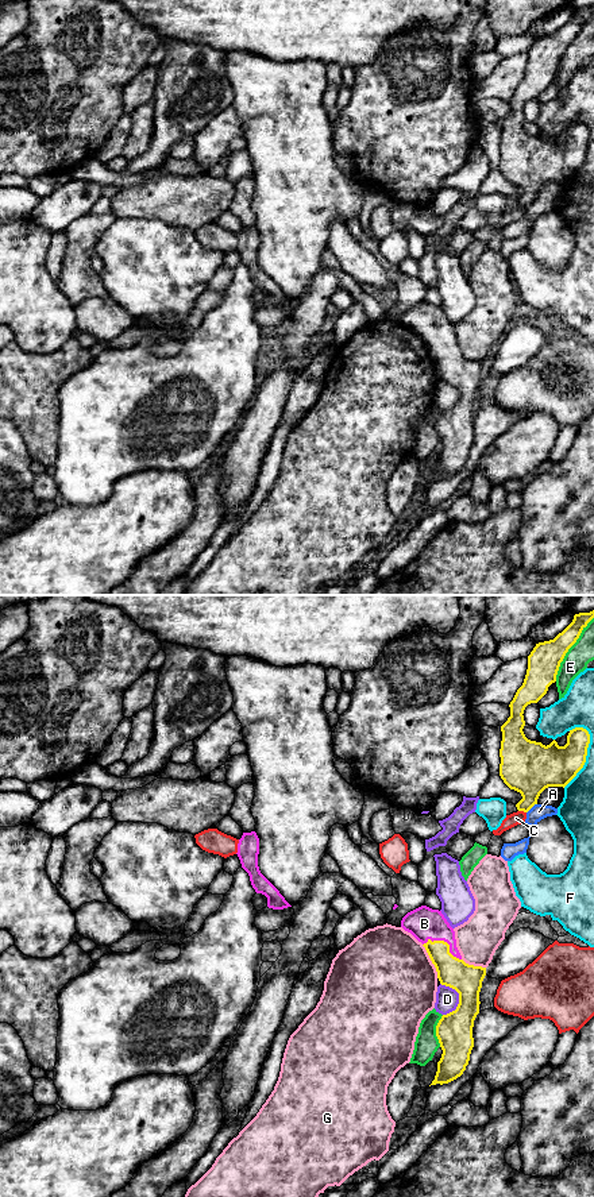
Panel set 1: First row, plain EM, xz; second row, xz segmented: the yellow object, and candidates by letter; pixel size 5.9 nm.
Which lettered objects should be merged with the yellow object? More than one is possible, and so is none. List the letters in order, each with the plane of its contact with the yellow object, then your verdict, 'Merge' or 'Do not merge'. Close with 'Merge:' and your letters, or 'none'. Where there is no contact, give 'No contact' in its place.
A: Touches yellow in xz. Do not merge
B: Touches yellow in xz. Merge
C: Touches yellow in xz. Do not merge
D: Touches yellow in xz. Do not merge
E: Touches yellow in xz. Do not merge
F: Touches yellow in xz. Do not merge
G: Touches yellow in xz. Do not merge
Merge: B

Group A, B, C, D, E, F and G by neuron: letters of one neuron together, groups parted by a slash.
A / B / C / D / E / F / G

